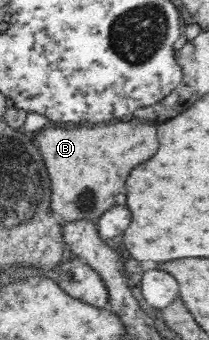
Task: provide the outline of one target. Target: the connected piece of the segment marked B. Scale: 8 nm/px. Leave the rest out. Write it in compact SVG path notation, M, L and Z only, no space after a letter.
M115 121L114 124L95 124L91 126L79 126L70 128L69 125L46 126L36 137L34 143L42 160L46 165L50 184L51 200L50 212L56 216L61 223L69 223L77 220L97 220L116 204L116 196L124 190L124 182L134 166L140 162L150 160L154 152L158 150L158 136L156 128L144 121Z

